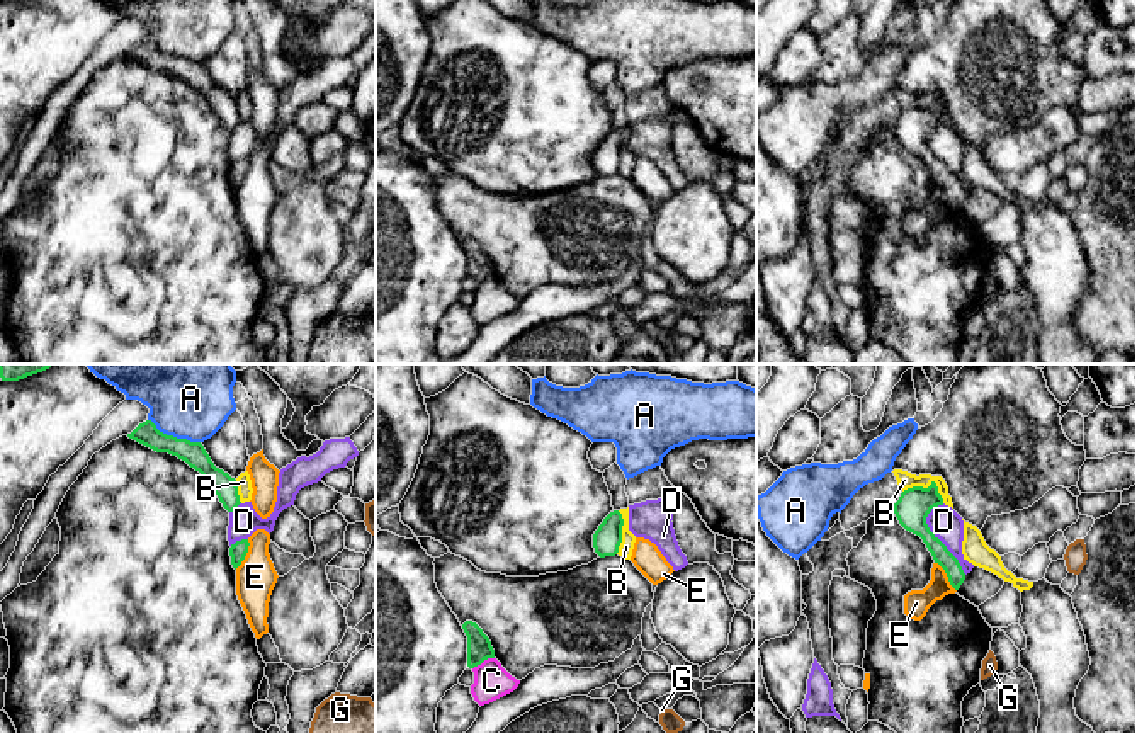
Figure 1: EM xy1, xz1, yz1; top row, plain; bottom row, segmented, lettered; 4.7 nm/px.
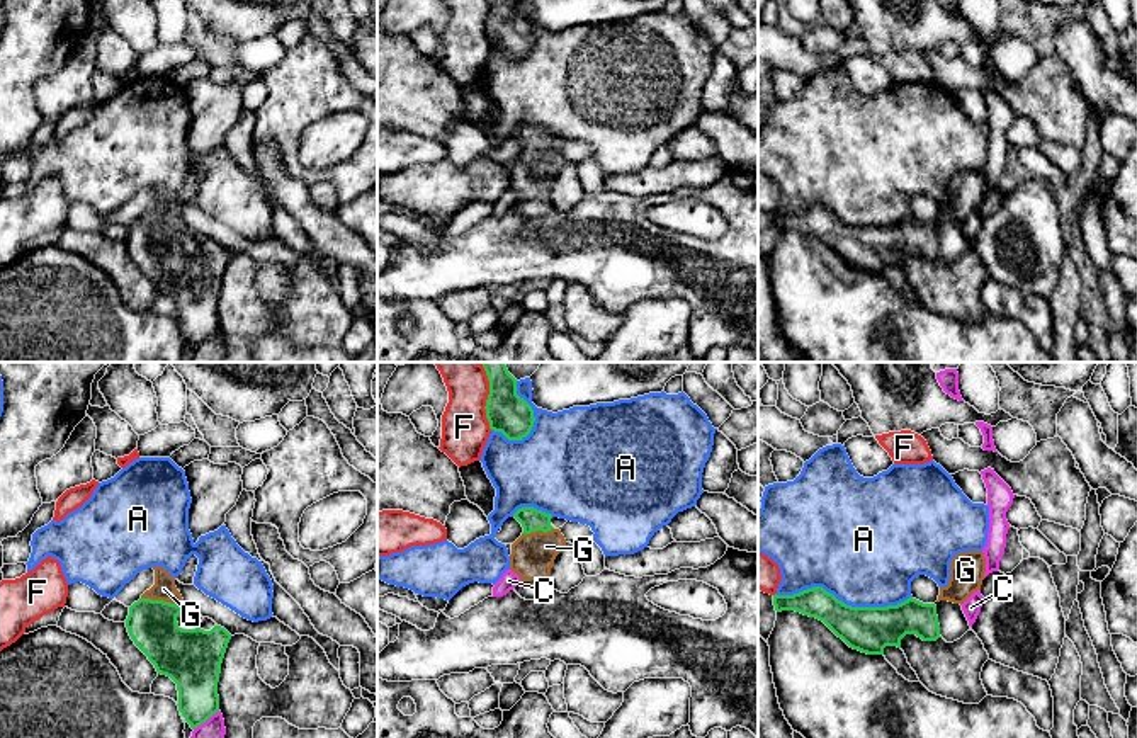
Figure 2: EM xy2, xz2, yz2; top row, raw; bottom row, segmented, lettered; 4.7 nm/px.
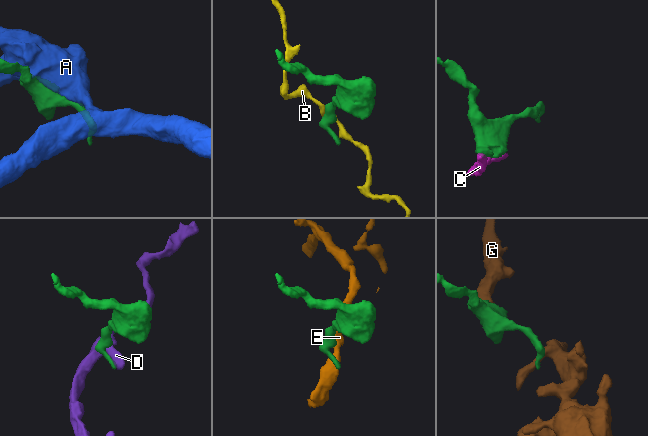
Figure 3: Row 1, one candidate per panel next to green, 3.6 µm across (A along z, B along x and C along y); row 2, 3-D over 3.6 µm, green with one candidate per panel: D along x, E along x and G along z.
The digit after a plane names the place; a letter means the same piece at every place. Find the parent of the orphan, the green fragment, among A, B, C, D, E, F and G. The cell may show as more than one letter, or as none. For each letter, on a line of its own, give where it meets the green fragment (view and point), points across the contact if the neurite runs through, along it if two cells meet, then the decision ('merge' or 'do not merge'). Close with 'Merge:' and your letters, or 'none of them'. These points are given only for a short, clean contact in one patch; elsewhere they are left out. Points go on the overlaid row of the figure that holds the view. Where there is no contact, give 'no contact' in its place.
A: contact yz2 (842, 602); do not merge
B: contact yz1 (928, 487); border yz1 (903, 492), (913, 487), (928, 487), (933, 482), (944, 502); do not merge
C: contact xz1 (483, 660); do not merge
D: contact yz1 (939, 539); border yz1 (939, 504), (928, 514), (927, 526), (966, 573); do not merge
E: contact xy1 (245, 555); border xy1 (248, 539), (245, 558), (235, 568); do not merge
F: contact xz2 (488, 397); border xz2 (481, 364), (488, 381), (485, 417), (492, 429); do not merge
G: contact xy2 (162, 601); way xy2 (152, 624), (162, 601), (164, 589); merge
Merge: G

